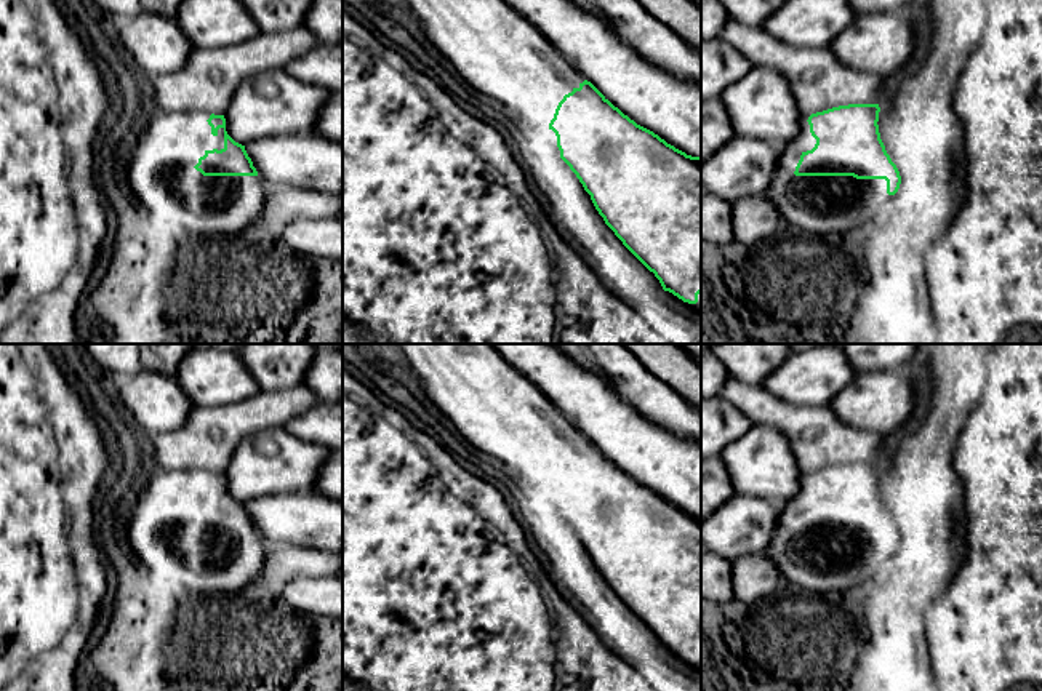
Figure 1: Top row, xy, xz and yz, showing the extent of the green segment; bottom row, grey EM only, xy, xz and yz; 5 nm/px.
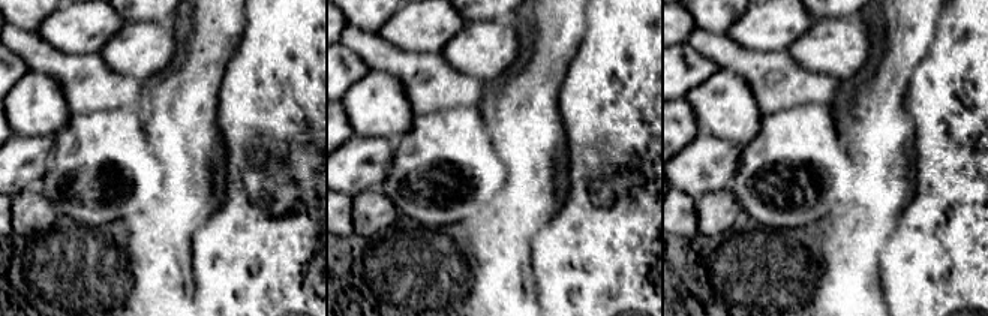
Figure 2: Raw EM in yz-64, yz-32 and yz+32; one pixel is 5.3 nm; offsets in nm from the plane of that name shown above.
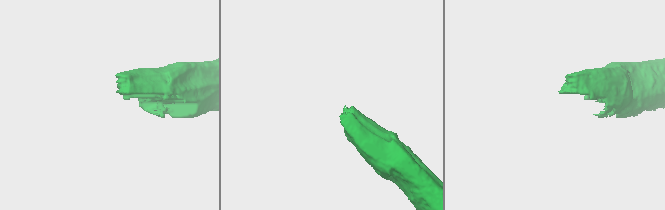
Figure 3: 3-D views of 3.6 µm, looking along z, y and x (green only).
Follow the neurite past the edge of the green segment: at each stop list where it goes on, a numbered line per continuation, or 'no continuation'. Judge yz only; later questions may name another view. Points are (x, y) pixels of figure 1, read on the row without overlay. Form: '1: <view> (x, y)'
1: yz (820, 563)

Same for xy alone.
1: xy (159, 522)

